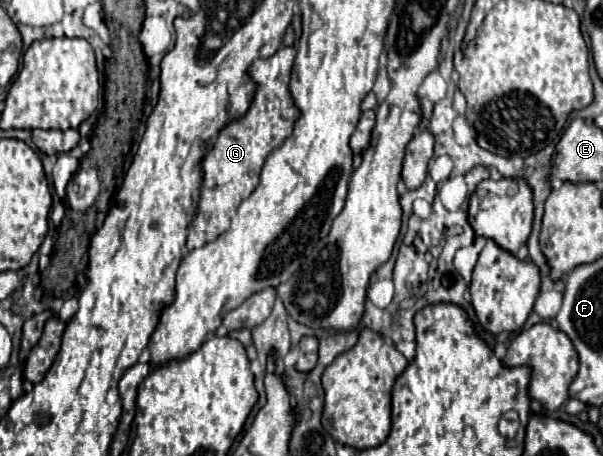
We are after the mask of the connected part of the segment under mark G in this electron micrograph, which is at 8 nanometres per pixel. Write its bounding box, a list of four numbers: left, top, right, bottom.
[188,46,300,250]

